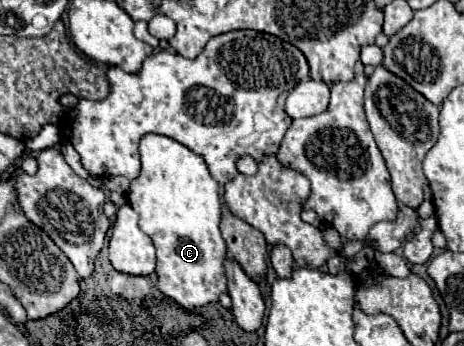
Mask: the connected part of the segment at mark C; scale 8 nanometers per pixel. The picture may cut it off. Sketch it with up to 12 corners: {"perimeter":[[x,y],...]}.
{"perimeter":[[154,133],[128,203],[158,289],[186,309],[228,293],[220,185]]}

